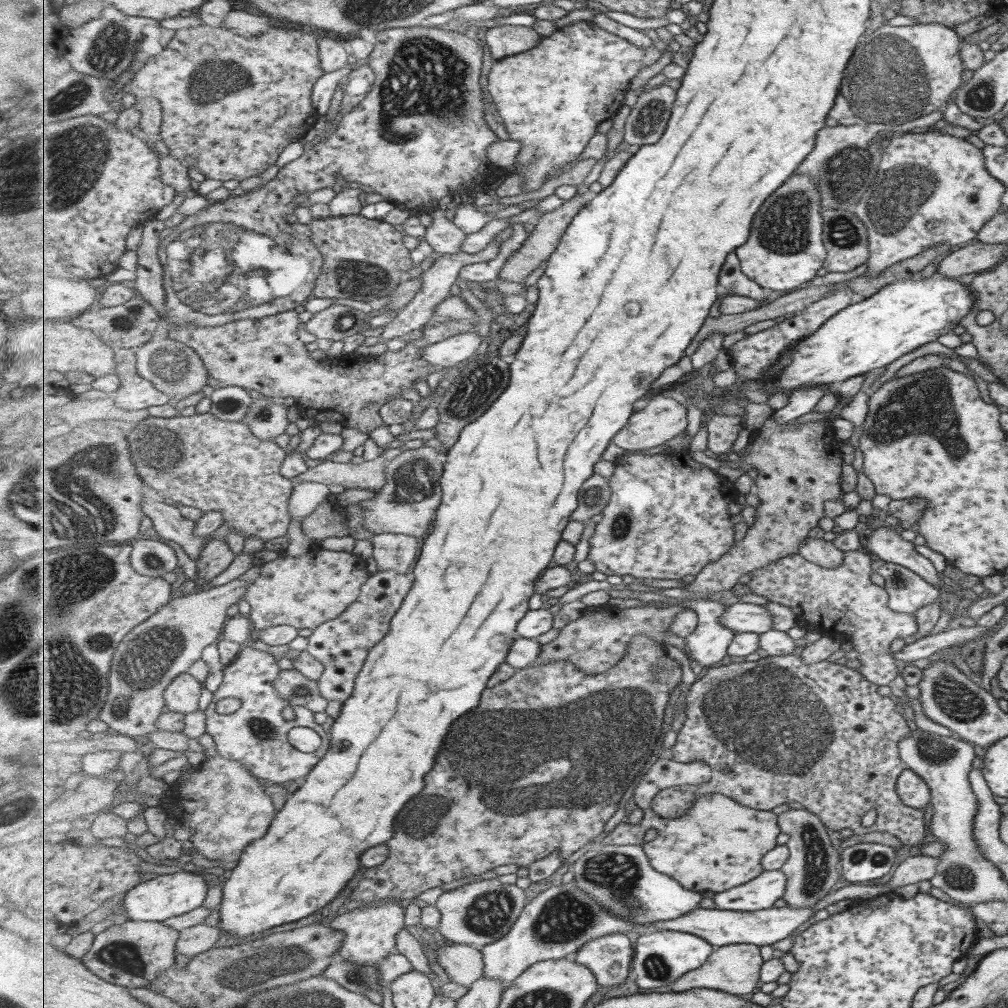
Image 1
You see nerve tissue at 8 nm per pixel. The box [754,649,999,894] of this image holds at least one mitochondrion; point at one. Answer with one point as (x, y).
(953, 698)

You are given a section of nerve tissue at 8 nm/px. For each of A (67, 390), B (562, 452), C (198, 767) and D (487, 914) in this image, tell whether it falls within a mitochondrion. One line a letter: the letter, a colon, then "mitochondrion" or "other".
A: other
B: other
C: other
D: mitochondrion

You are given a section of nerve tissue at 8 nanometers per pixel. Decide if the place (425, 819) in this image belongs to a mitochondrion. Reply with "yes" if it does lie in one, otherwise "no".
yes

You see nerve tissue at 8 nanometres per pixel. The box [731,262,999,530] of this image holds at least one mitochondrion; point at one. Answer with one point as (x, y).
(925, 403)

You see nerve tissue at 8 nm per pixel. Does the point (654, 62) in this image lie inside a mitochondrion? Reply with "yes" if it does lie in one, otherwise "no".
no

